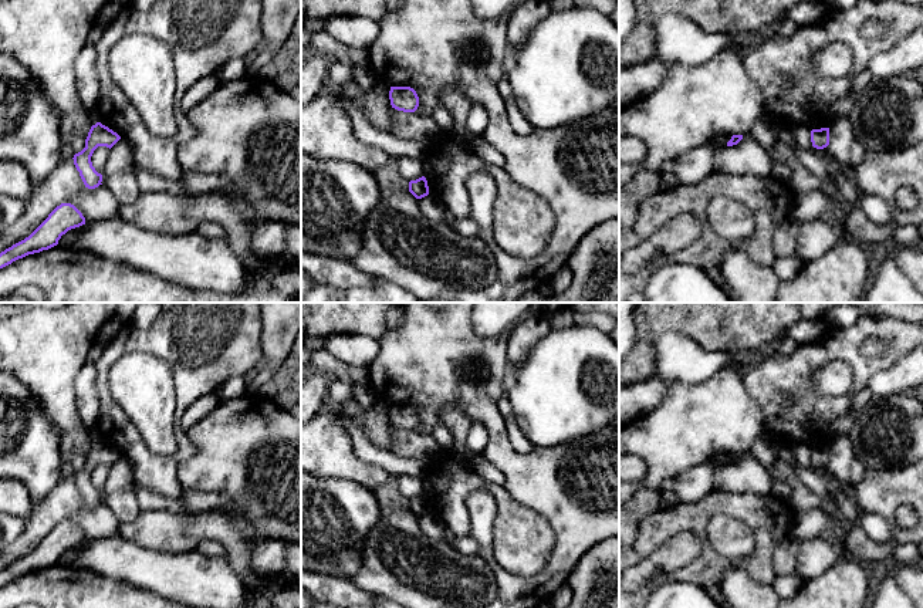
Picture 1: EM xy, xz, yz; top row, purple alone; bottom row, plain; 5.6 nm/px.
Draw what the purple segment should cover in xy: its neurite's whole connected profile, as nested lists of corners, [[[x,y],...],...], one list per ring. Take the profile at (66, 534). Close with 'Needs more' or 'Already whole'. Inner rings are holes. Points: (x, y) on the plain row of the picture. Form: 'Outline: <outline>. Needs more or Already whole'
Outline: [[[61,521],[28,555],[0,571],[0,587],[57,564],[62,553],[82,543],[85,543],[82,531],[71,521]]]. Already whole

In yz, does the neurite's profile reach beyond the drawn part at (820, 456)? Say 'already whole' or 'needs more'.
already whole

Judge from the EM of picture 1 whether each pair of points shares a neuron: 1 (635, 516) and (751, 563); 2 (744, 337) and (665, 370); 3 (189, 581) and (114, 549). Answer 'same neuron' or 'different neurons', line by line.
1: different neurons
2: different neurons
3: same neuron

